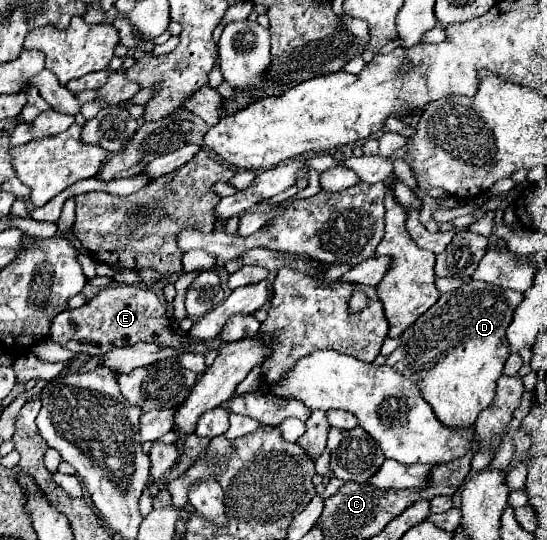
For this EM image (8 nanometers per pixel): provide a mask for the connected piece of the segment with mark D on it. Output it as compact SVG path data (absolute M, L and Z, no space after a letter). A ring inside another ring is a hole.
M471 280L457 290L443 294L425 314L421 314L399 336L401 346L387 358L387 364L419 384L423 398L431 404L443 426L473 426L479 412L495 398L495 382L503 374L505 360L509 358L505 330L521 300L523 294L517 290Z

